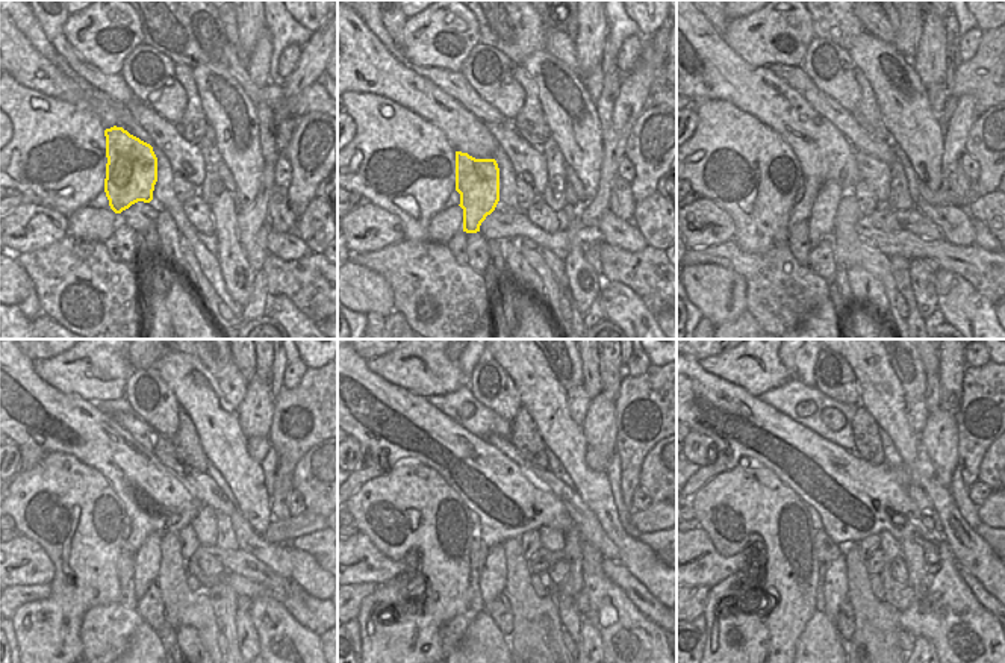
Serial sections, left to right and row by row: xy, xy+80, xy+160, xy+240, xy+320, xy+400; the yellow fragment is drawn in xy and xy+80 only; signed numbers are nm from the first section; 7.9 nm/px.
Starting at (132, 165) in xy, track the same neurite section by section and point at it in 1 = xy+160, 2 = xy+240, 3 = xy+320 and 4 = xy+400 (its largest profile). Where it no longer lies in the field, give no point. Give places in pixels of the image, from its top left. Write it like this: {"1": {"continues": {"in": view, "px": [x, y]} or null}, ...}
{"1": {"continues": {"in": "xy+160", "px": [822, 220]}}, "2": {"continues": {"in": "xy+240", "px": [147, 559]}}, "3": {"continues": {"in": "xy+320", "px": [492, 578]}}, "4": {"continues": {"in": "xy+400", "px": [836, 577]}}}

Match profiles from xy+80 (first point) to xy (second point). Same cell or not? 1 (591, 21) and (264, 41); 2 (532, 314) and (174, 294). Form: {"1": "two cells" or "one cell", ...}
{"1": "two cells", "2": "one cell"}

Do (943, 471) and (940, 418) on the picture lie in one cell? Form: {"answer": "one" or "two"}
{"answer": "one"}

